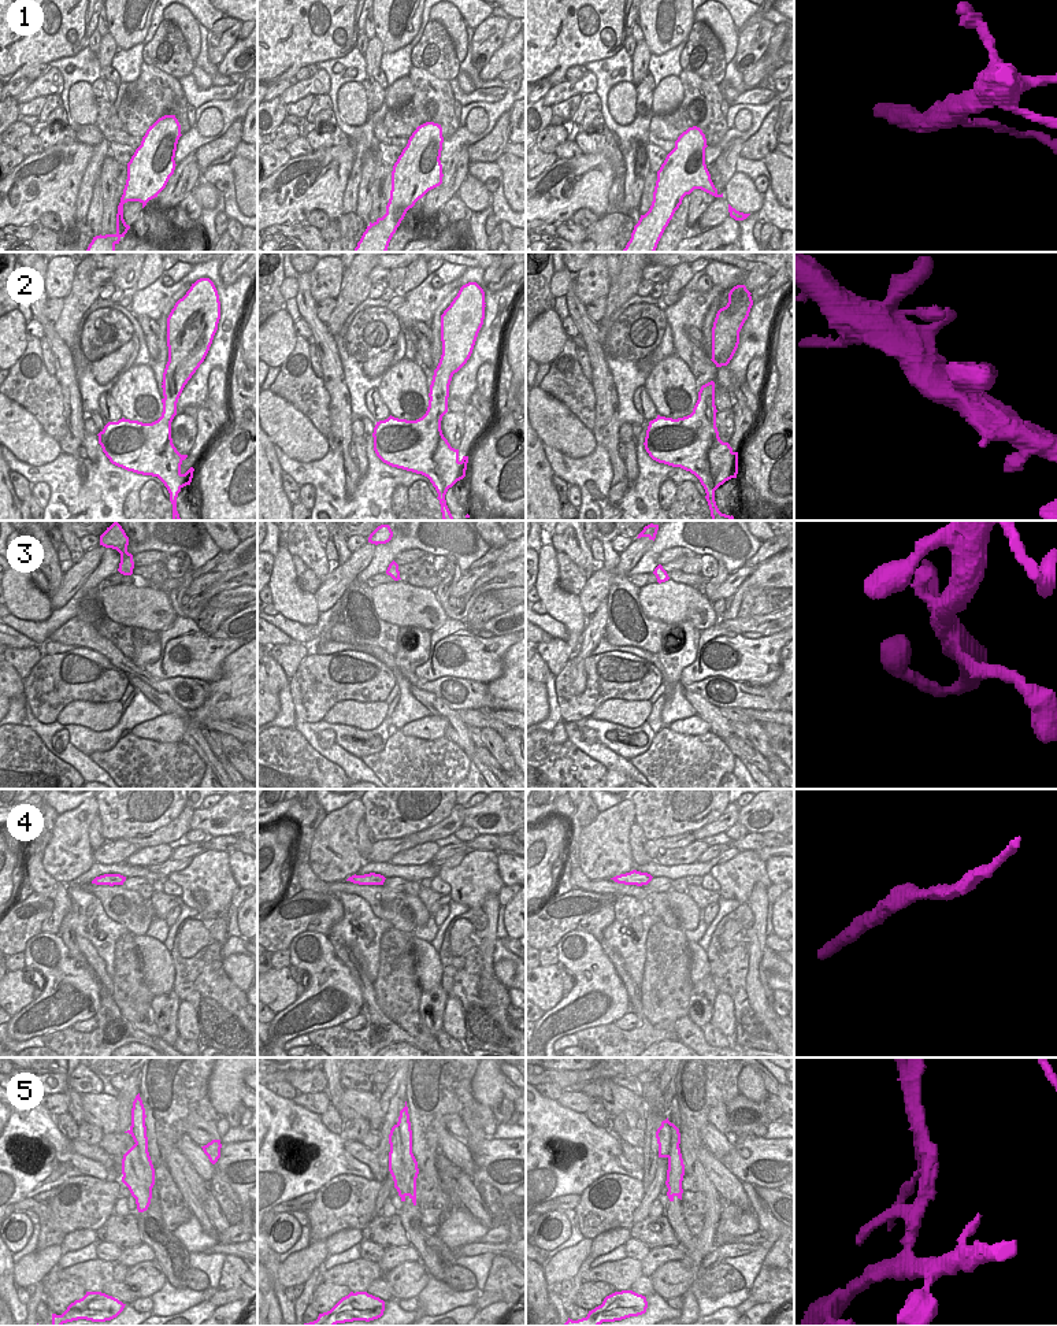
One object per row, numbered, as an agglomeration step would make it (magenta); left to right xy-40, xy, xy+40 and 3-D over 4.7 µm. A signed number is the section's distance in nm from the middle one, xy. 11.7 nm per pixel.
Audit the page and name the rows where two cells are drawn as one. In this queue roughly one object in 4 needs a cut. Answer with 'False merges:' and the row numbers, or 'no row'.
False merges: 5

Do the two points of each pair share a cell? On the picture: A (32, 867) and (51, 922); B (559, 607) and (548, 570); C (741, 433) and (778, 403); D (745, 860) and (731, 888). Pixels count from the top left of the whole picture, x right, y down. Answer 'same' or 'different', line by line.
A: same
B: same
C: different
D: same

